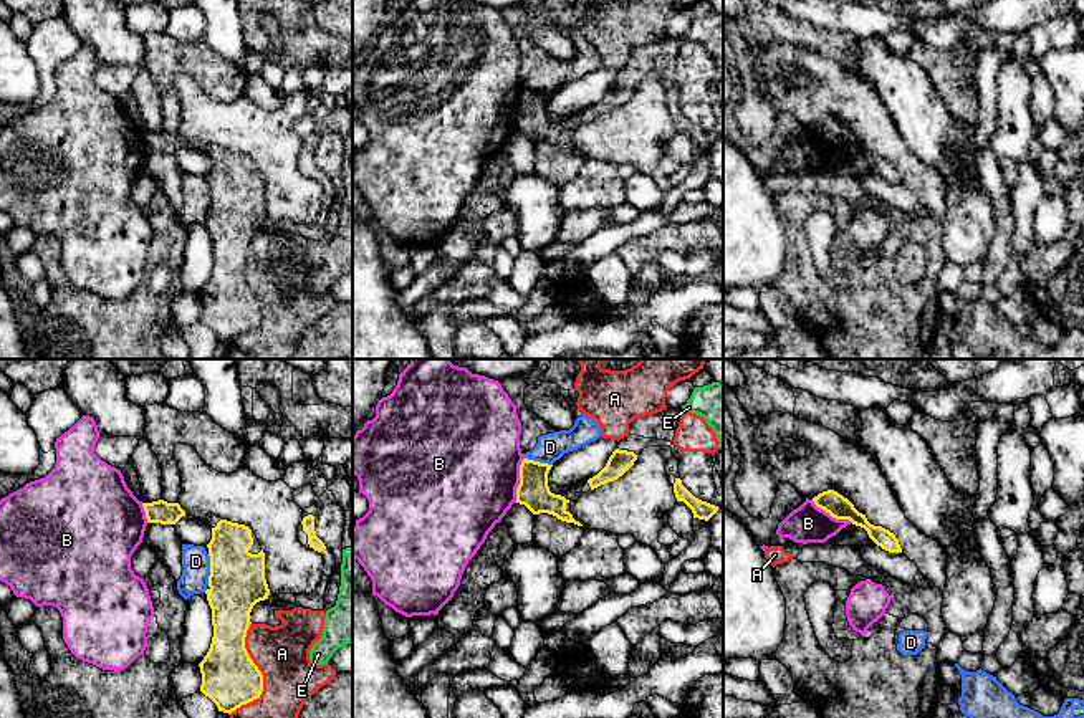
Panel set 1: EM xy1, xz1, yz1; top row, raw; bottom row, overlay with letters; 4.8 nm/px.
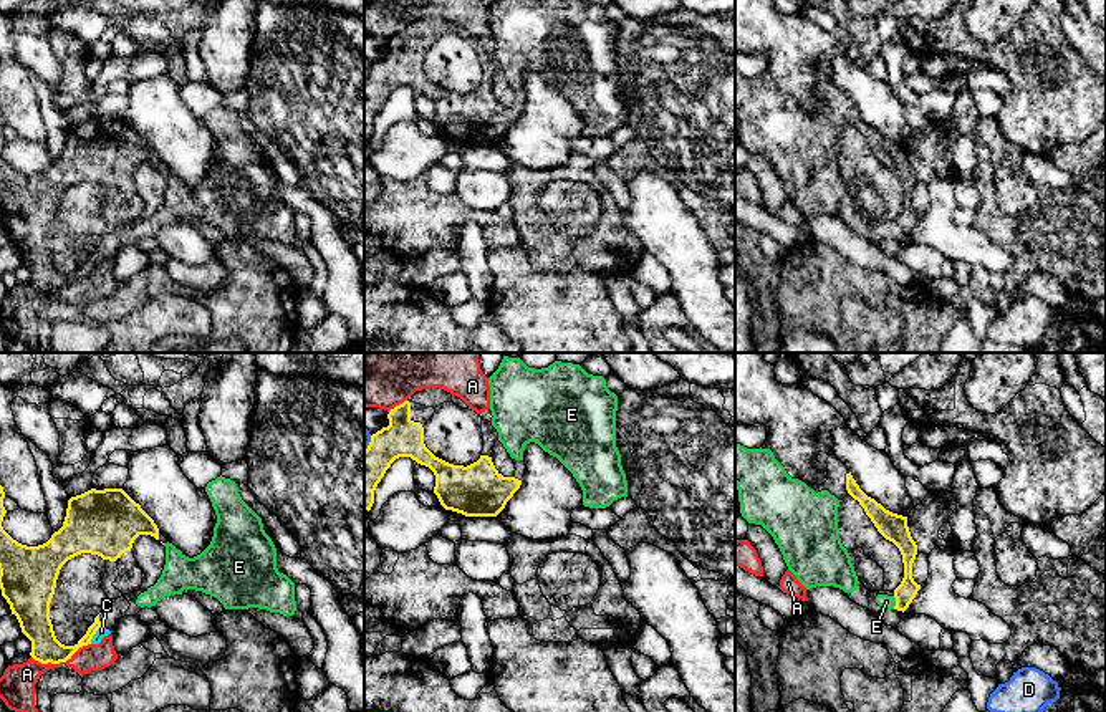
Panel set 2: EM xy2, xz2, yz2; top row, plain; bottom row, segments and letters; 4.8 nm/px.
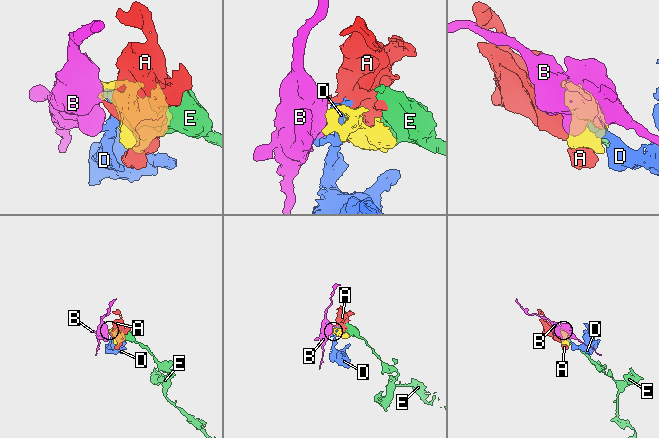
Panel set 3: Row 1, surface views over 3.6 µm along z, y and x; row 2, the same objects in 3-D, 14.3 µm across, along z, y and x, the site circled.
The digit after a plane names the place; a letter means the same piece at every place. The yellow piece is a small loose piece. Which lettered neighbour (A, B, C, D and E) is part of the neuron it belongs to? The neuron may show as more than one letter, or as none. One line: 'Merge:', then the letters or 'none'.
Merge: E

